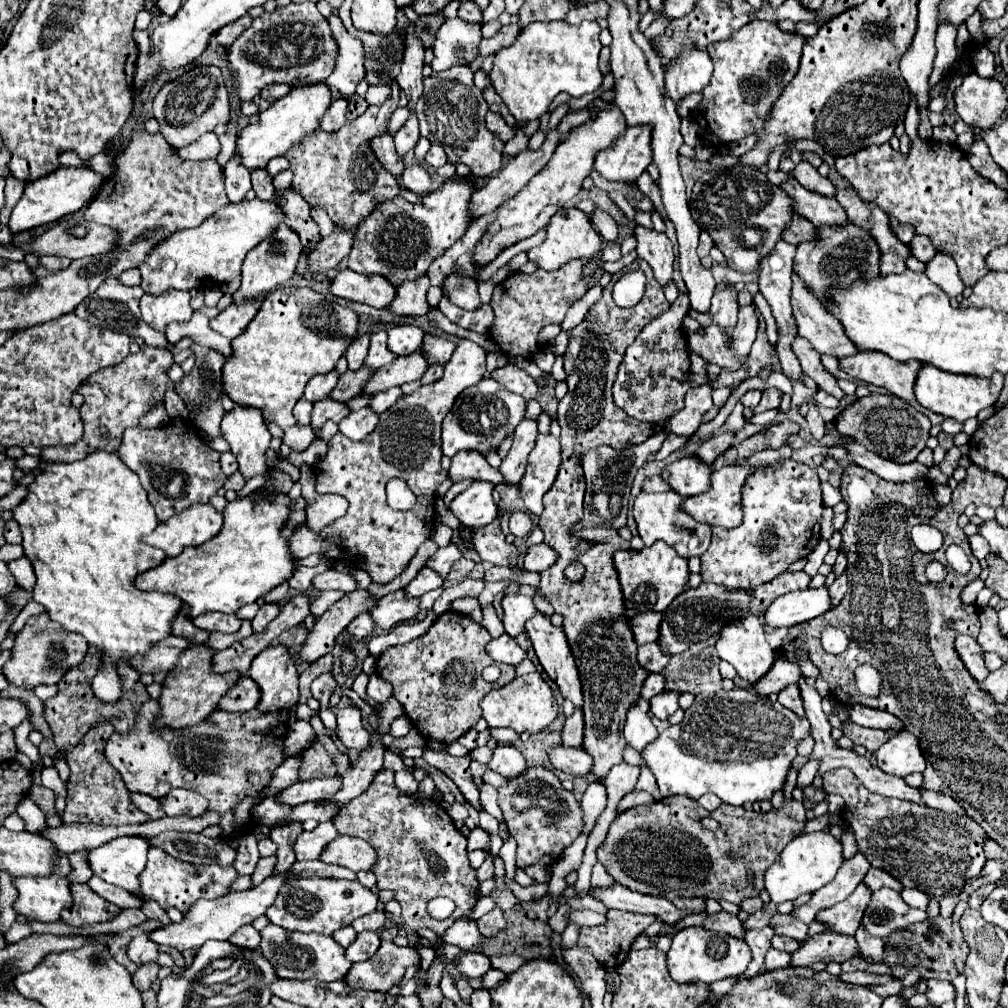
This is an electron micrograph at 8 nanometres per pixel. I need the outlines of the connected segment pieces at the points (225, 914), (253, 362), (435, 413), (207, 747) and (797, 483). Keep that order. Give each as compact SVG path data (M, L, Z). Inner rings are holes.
M292 872L272 874L262 884L246 890L246 892L230 892L226 896L220 896L216 900L198 900L190 912L184 916L180 924L170 924L166 928L158 928L150 934L150 940L162 946L176 948L178 952L200 948L206 940L228 940L240 926L254 922L258 916L262 916L276 900L280 886L284 886L290 878L294 878Z
M278 288L262 300L256 318L232 340L234 356L224 364L222 388L236 404L260 408L266 422L274 422L284 430L284 444L292 450L306 450L314 440L314 432L296 424L292 408L312 376L334 370L356 336L356 328L358 314L326 300L324 294L312 288Z
M460 340L454 356L444 368L444 376L434 382L420 386L414 394L402 396L388 412L380 414L376 430L360 440L348 440L342 432L336 432L328 442L328 454L316 464L316 490L320 494L334 492L350 502L348 512L322 532L314 534L308 526L298 522L306 520L304 500L292 504L292 514L284 528L288 536L290 552L298 560L310 554L322 554L326 558L364 558L366 570L372 582L394 580L412 560L416 550L430 538L436 524L434 498L438 486L448 478L440 466L440 426L444 416L450 412L456 396L468 386L478 384L486 372L486 350L472 340ZM390 478L404 478L412 492L418 496L414 508L398 512L386 504L386 482Z
M148 700L138 712L132 732L114 732L106 742L106 758L122 774L126 788L154 798L162 798L174 788L190 788L210 802L208 810L220 814L220 826L226 840L250 834L256 828L254 820L236 822L234 808L246 796L260 796L274 778L274 770L288 758L284 752L286 726L280 722L280 710L216 710L200 724L180 730L156 726L154 722L160 718L160 712L158 700Z
M788 458L782 462L774 462L768 468L756 470L742 488L742 508L744 508L744 520L738 528L734 530L712 528L712 544L700 556L702 560L700 574L704 582L714 582L726 588L740 588L740 590L754 588L782 574L792 562L806 558L820 542L820 518L824 510L822 490L820 490L820 480L816 470L812 470L806 464Z

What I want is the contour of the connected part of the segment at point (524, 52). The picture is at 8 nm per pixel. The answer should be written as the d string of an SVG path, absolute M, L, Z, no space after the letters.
M566 20L536 22L526 26L512 46L502 48L496 54L490 78L512 116L518 122L538 120L548 112L552 100L560 92L568 92L574 98L596 92L602 86L602 72L598 68L602 44L598 36L598 22L582 22L578 26Z

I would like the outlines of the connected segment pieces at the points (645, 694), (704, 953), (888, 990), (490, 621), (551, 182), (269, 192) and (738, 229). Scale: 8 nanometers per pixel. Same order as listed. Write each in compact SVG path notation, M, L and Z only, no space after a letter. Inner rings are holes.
M650 674L644 682L644 688L642 688L642 698L644 700L650 700L652 696L656 696L658 692L664 692L666 688L666 678L662 674Z
M690 926L672 936L672 946L666 952L666 964L672 980L676 982L714 982L726 976L736 976L750 964L750 948L744 940L732 936L720 936L702 926Z
M892 979L890 982L882 985L869 985L871 990L874 990L879 996L887 998L892 995L897 995L903 988L902 982L899 979Z
M490 604L490 606L484 606L484 622L482 622L482 626L490 632L490 636L496 639L504 634L504 624L500 622L500 618L496 616L496 610L494 610L494 606Z
M610 104L610 108L600 112L596 118L574 128L570 132L568 140L564 140L556 148L556 152L554 152L552 160L546 164L546 168L542 172L538 172L512 200L506 200L500 206L498 218L490 224L488 232L482 236L480 244L476 246L476 254L474 254L472 262L476 262L478 266L486 266L504 248L532 236L542 226L546 226L548 220L552 218L552 214L558 212L568 200L572 200L582 190L582 180L594 168L594 160L596 160L594 156L598 156L600 150L610 148L616 142L616 138L626 132L626 126L628 124L624 124L624 116L620 116L620 108L616 108L616 104Z
M254 170L252 172L252 188L260 200L272 200L274 198L274 186L272 178L266 170Z
M740 164L732 168L722 170L710 170L704 172L700 180L694 184L692 200L690 200L692 218L696 224L710 232L714 244L724 252L724 256L730 262L730 268L738 272L756 272L760 266L760 260L772 252L774 244L782 240L784 228L792 222L792 216L796 214L792 210L792 198L780 188L770 184L764 172L758 168L744 168ZM746 228L758 228L764 234L764 240L760 246L746 248L740 240L742 232Z

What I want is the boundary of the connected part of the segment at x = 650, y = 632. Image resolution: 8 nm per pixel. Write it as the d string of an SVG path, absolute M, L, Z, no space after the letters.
M644 612L630 618L636 644L656 642L656 638L660 638L660 620L662 620L662 614L658 612Z

